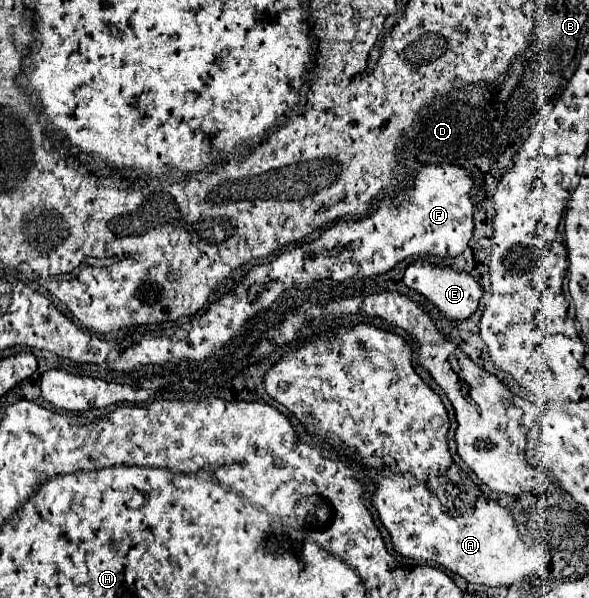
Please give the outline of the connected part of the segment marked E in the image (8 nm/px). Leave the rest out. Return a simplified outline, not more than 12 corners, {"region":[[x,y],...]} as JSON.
{"region":[[412,263],[404,285],[448,321],[468,319],[482,297],[464,271]]}

